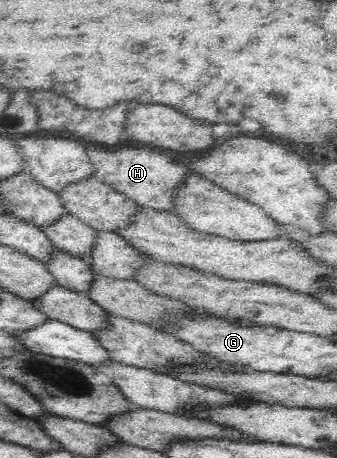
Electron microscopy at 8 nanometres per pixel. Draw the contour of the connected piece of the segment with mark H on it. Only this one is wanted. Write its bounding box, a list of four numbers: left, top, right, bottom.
[95,148,187,211]

